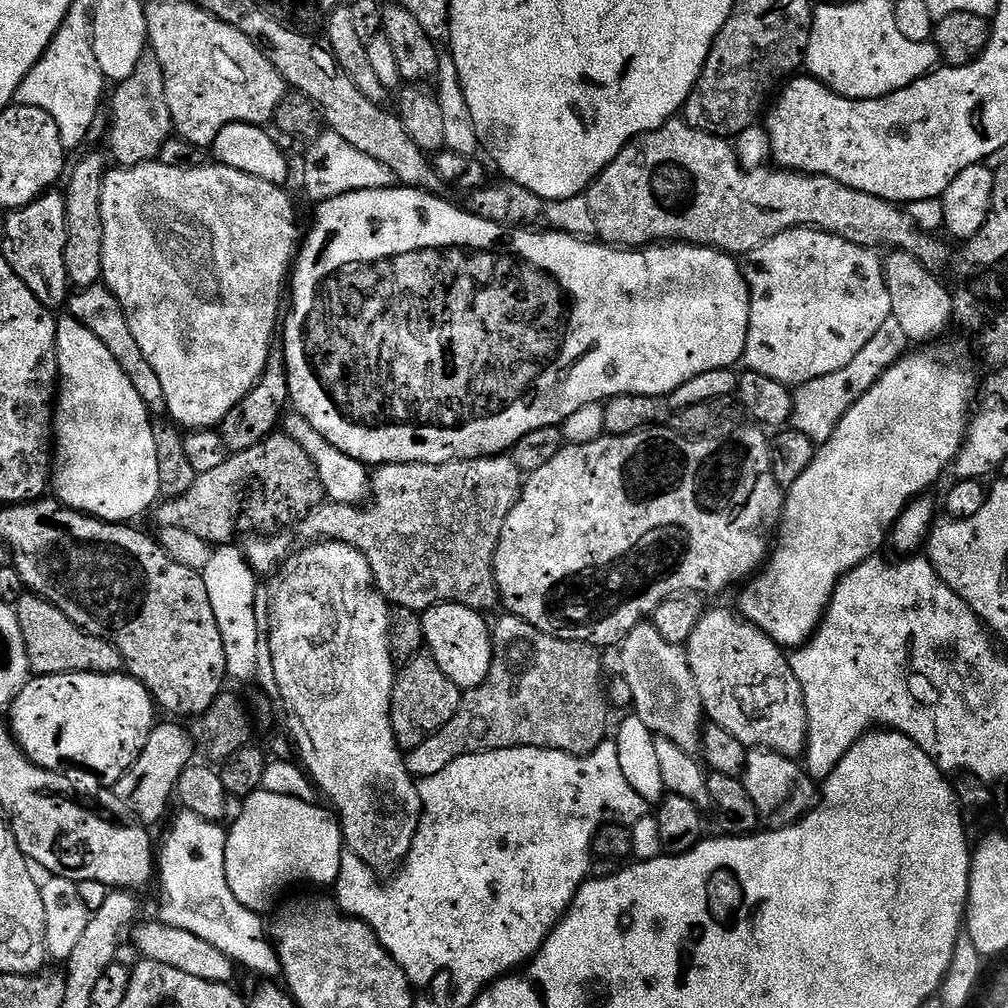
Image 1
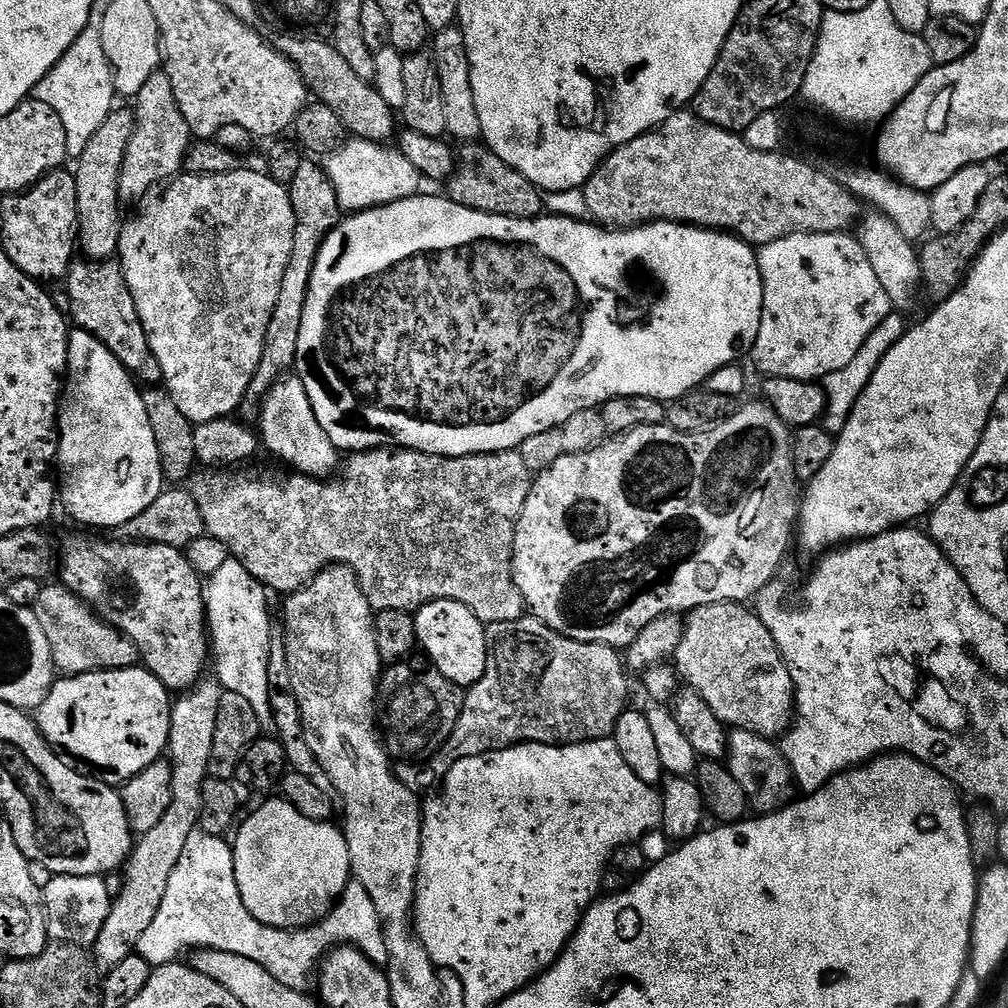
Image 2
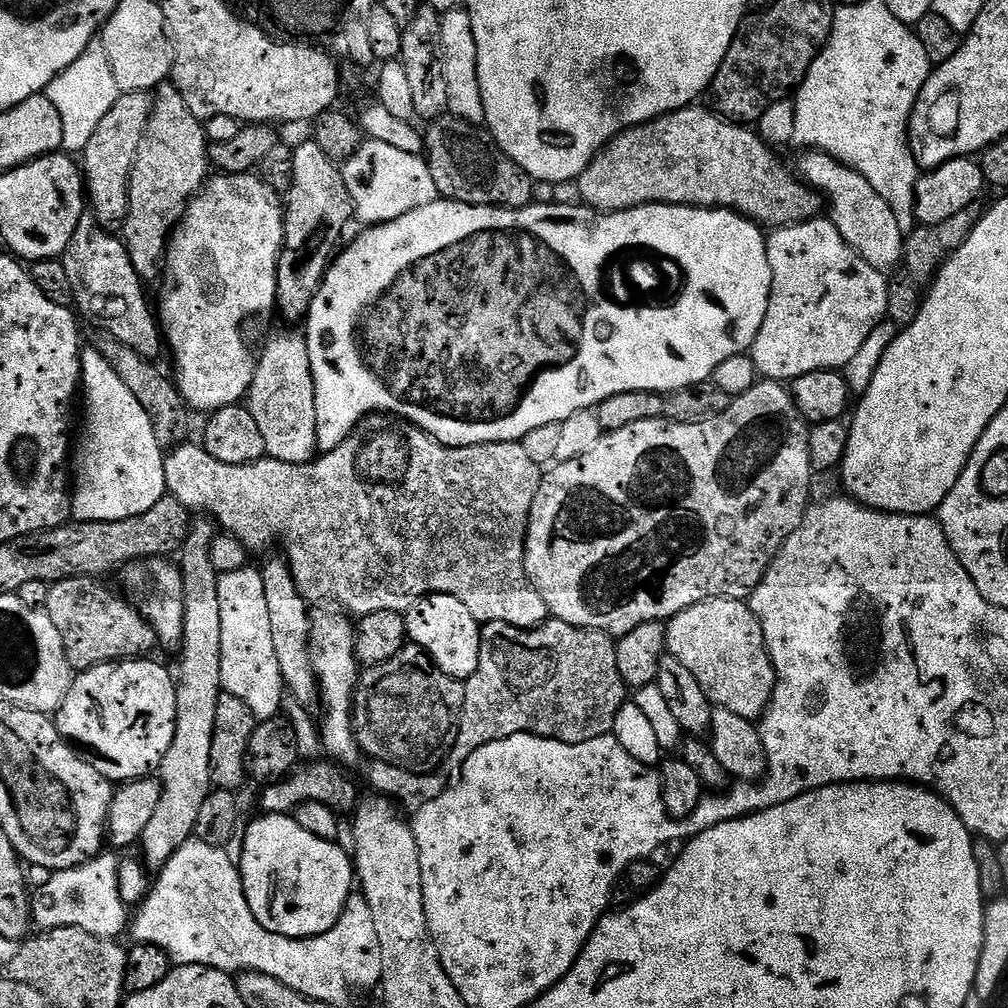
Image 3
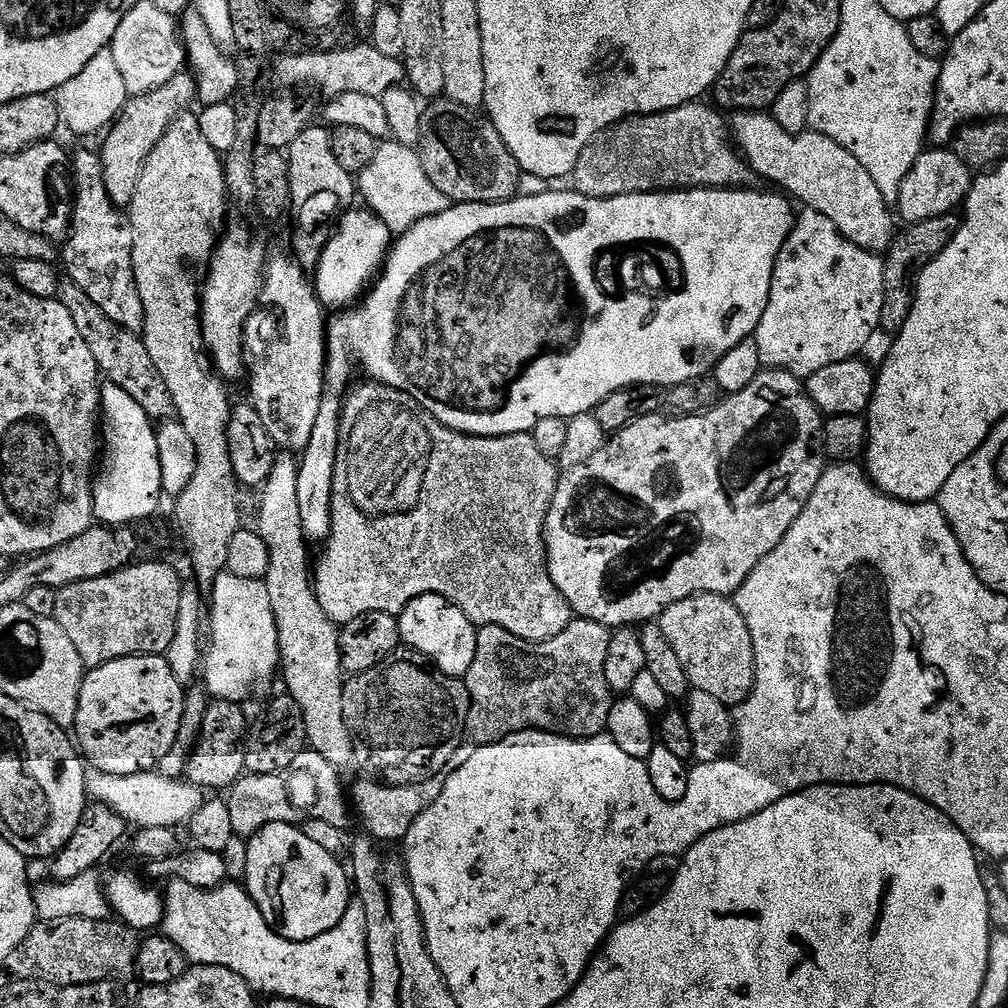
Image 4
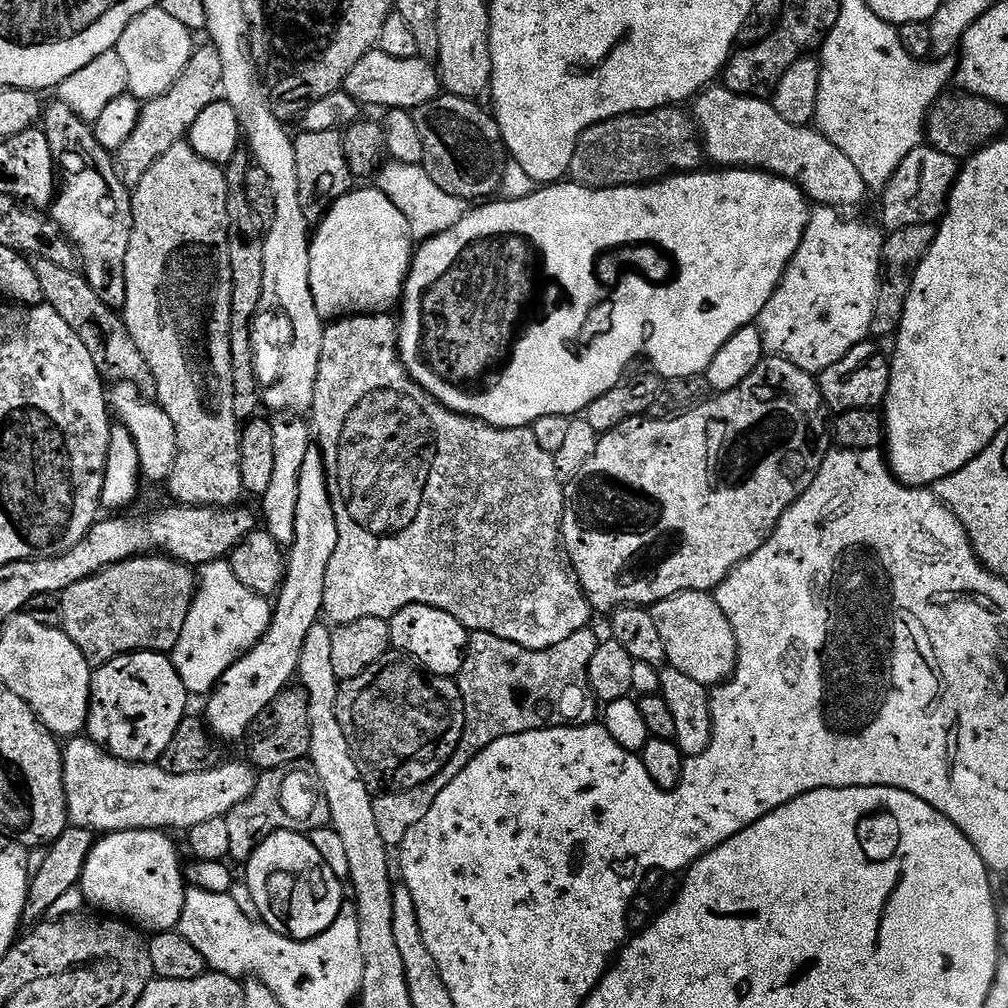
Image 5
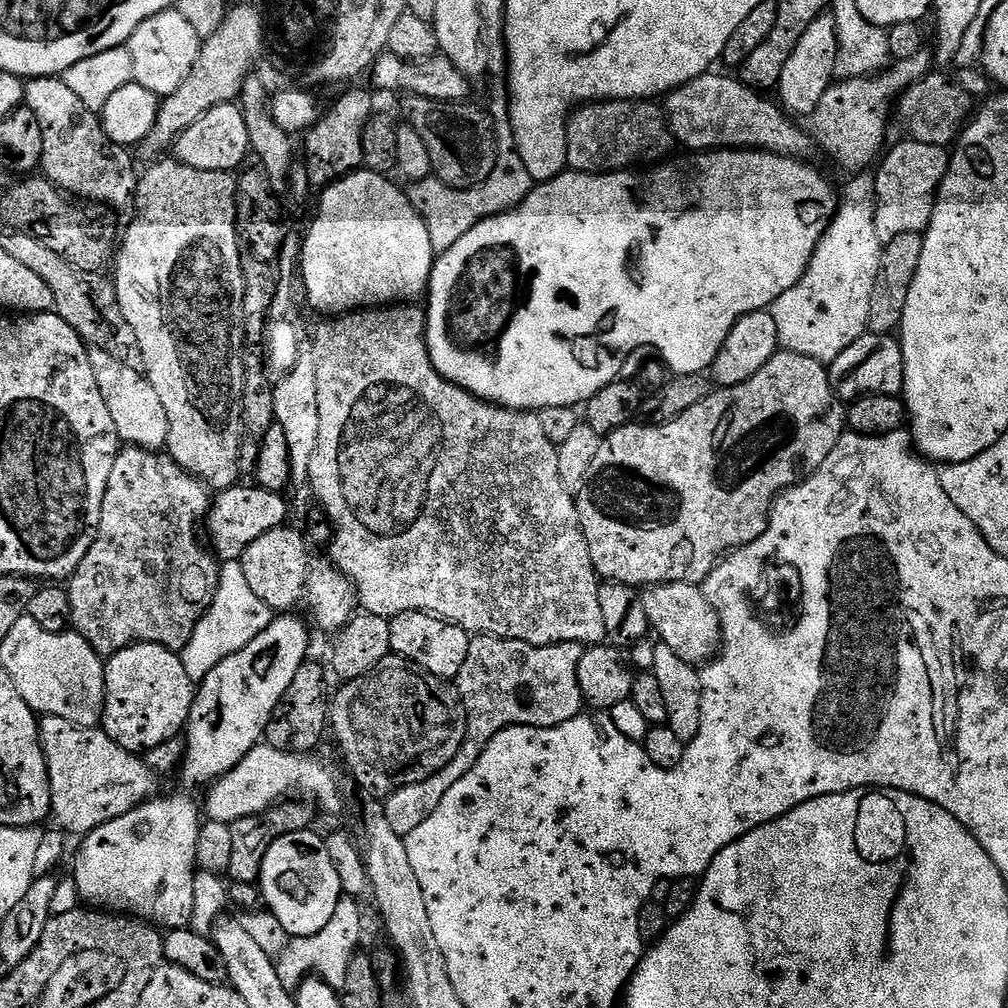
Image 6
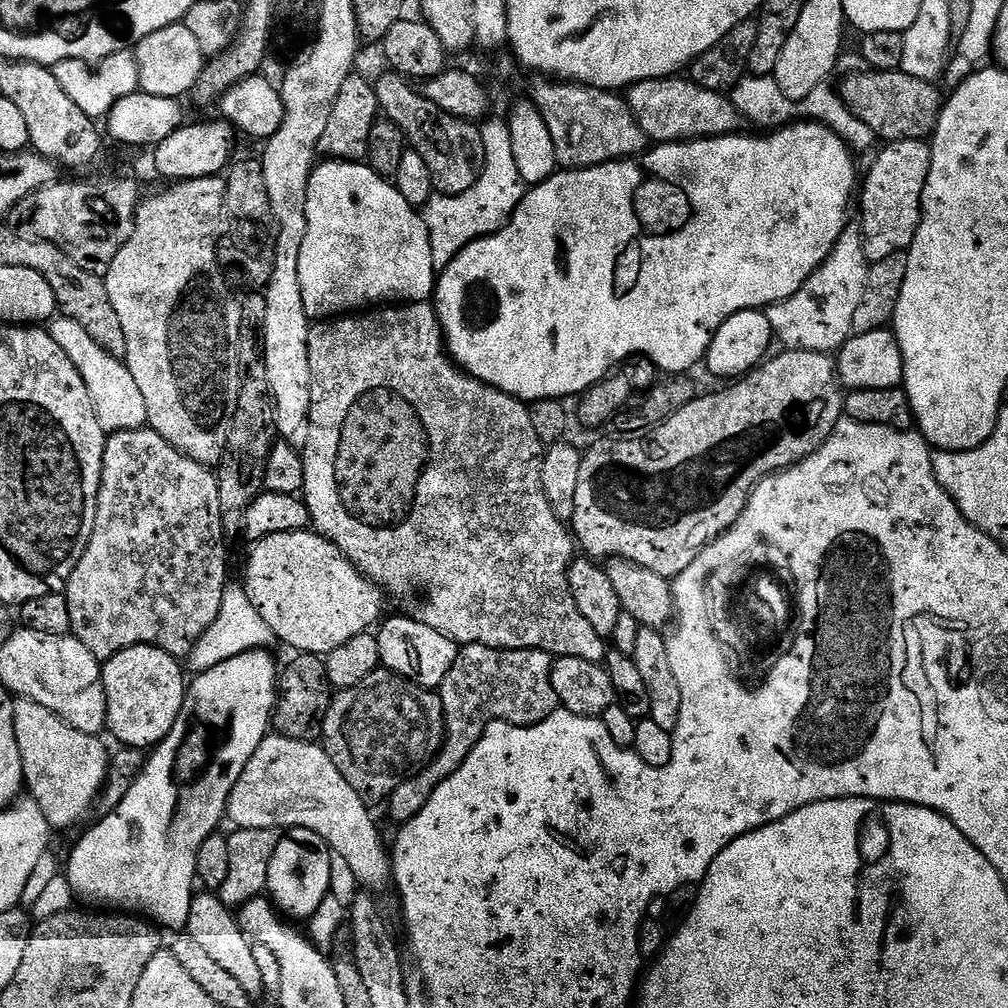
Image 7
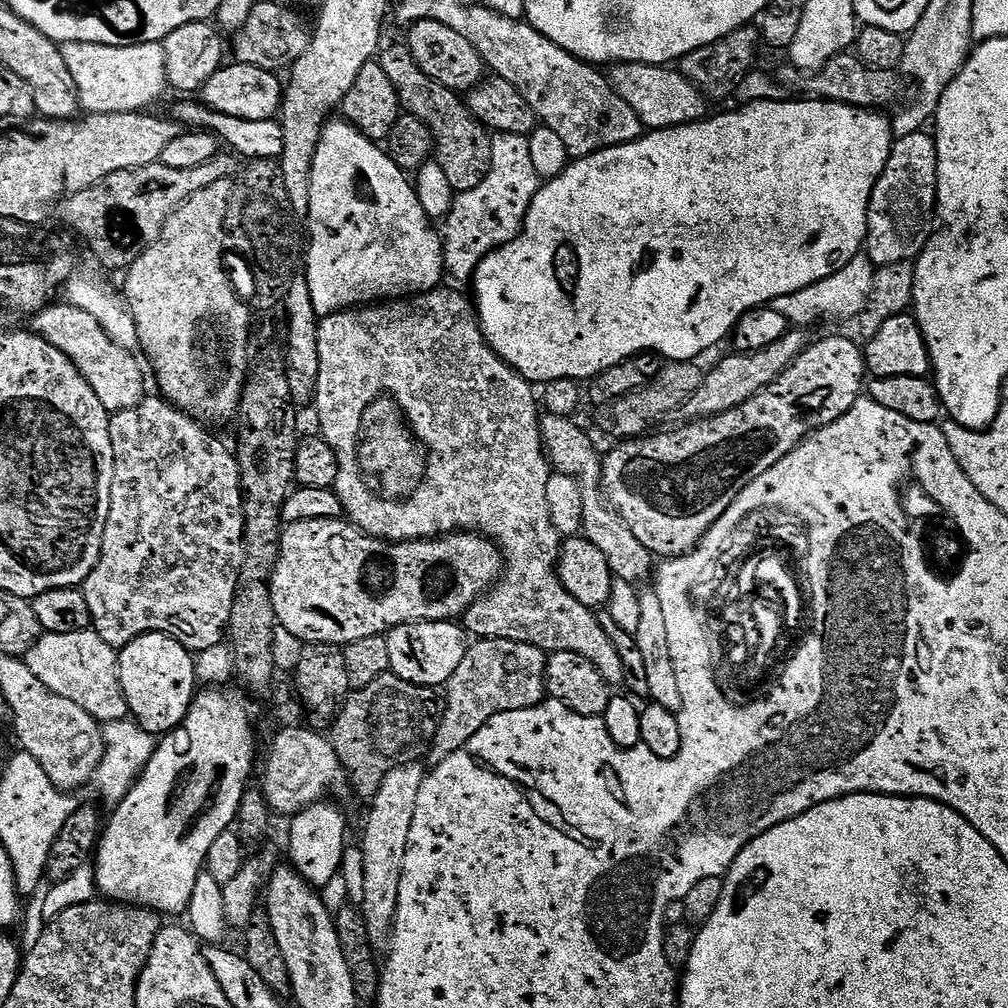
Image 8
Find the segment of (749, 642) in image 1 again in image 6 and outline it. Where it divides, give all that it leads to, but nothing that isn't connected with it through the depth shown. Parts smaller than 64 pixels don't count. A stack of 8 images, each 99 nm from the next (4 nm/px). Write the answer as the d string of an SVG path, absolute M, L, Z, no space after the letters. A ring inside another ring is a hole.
M670 583L651 585L641 593L646 614L661 643L666 644L679 658L693 666L709 661L718 651L723 632L720 619L699 585Z

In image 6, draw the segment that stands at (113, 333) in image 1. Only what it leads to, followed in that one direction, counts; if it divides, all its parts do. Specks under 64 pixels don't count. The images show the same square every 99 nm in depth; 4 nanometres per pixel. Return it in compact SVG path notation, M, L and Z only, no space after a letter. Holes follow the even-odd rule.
M37 76L29 79L24 85L24 104L42 129L40 162L47 180L61 192L84 202L95 202L109 209L121 208L128 213L135 209L138 171L132 152L107 136L101 117L85 106L63 78Z

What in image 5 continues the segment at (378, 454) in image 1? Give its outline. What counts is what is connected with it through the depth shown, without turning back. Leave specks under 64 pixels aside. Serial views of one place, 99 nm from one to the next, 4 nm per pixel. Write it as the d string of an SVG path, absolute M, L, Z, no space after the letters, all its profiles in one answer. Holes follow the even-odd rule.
M726 167L712 170L716 172L704 171L673 174L643 186L588 188L575 182L540 186L528 197L481 203L468 211L452 229L423 241L415 249L412 267L408 269L402 297L404 317L398 320L399 358L412 381L451 412L472 416L495 428L526 428L538 418L546 418L546 414L572 418L583 413L594 398L602 398L606 390L625 379L624 371L643 352L652 359L653 366L664 375L665 381L705 375L722 346L744 327L759 321L766 302L770 302L802 242L802 234L806 234L814 208L793 180L775 176L773 172ZM312 446L306 451L298 478L298 508L294 517L295 540L286 554L284 583L274 600L272 621L264 635L245 656L220 679L207 697L206 724L213 737L243 741L252 723L278 698L278 694L293 683L300 666L302 646L306 646L306 634L321 623L326 594L326 570L330 570L330 558L338 547L338 519L334 514L333 489L328 489L330 468L324 461L324 453Z

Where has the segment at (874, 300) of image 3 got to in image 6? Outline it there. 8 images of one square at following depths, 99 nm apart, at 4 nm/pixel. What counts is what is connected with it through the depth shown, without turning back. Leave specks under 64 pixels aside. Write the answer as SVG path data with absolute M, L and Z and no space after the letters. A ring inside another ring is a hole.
M871 171L853 175L842 188L834 218L802 278L770 309L777 327L779 347L806 354L827 366L846 346L868 332L870 298L880 269L882 245L876 229L876 178Z

